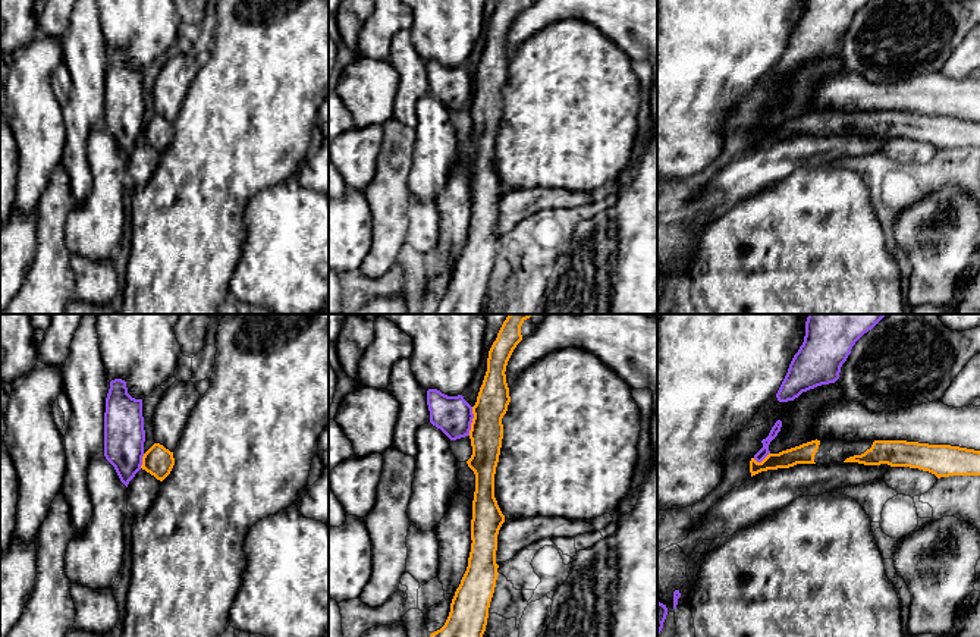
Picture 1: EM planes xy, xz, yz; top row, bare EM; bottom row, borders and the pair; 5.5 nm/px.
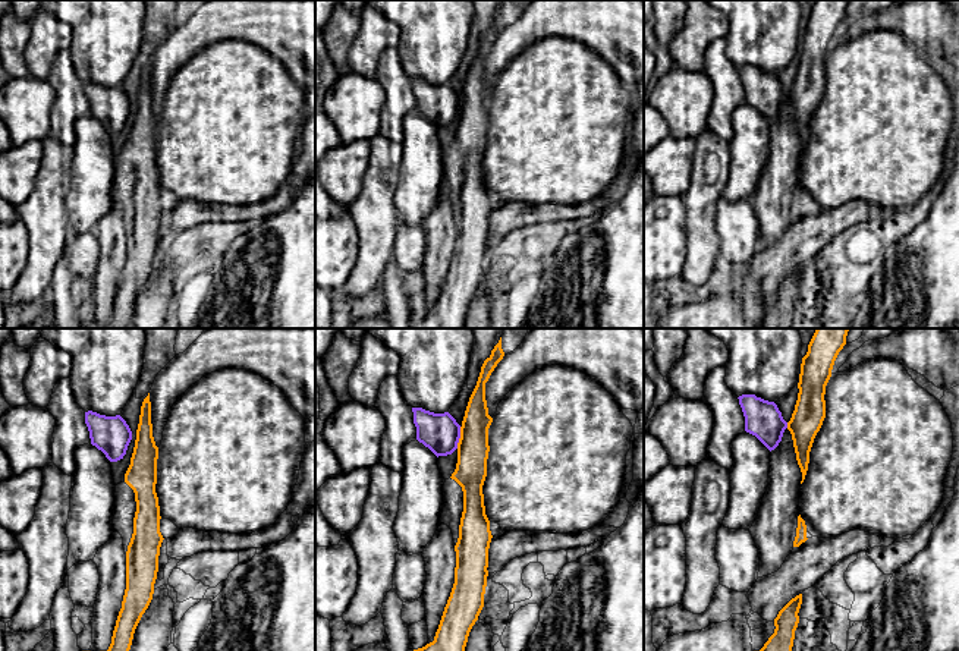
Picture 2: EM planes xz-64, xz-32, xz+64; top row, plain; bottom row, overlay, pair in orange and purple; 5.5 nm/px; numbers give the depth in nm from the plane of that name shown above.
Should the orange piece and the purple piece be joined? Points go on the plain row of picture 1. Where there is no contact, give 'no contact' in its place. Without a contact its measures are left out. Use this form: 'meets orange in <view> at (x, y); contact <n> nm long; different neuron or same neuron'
meets orange in xz at (473, 93); contact 160 nm long; different neuron

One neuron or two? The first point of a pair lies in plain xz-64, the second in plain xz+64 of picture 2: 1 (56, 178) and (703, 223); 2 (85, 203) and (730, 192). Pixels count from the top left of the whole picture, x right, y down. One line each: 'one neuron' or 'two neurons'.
1: one neuron
2: one neuron

